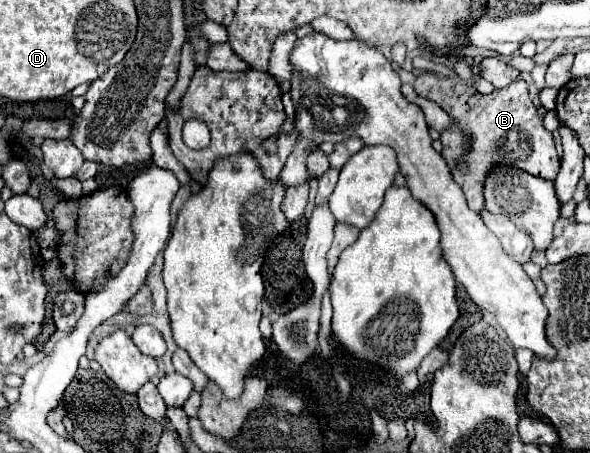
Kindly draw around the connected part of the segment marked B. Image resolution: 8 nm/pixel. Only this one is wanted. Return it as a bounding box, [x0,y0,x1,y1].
[413,74,559,212]

